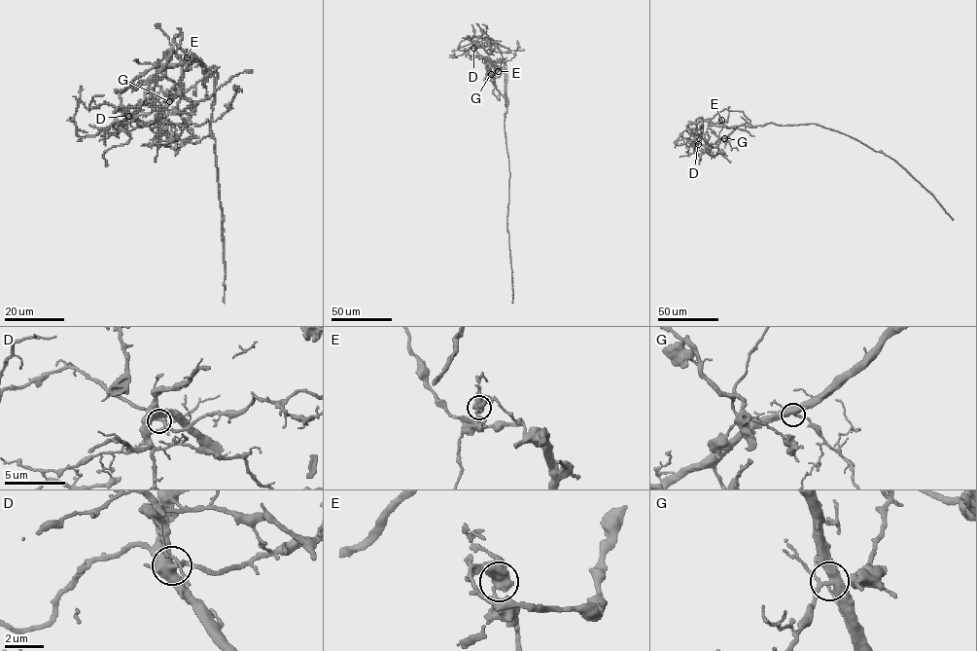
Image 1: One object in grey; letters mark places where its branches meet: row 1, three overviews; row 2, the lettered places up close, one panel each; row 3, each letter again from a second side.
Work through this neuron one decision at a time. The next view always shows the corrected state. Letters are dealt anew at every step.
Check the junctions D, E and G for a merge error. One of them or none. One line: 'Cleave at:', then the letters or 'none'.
Cleave at: E

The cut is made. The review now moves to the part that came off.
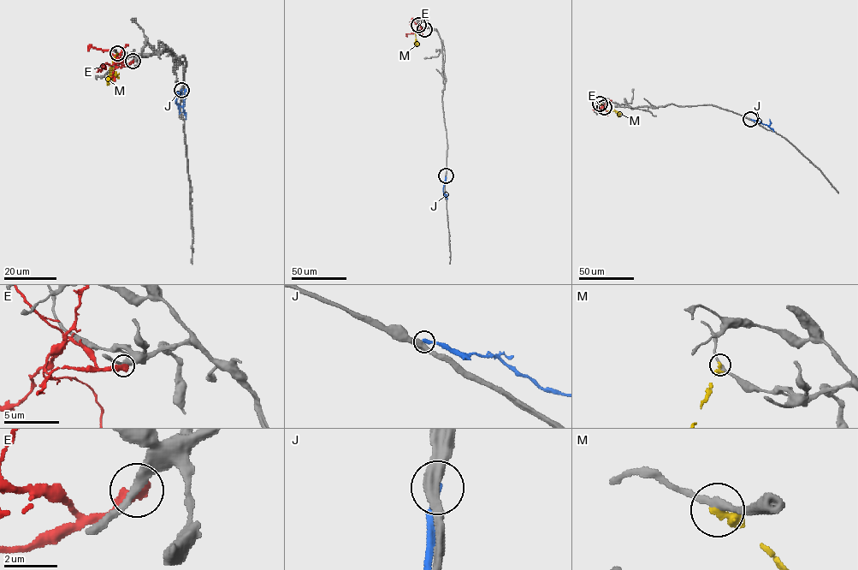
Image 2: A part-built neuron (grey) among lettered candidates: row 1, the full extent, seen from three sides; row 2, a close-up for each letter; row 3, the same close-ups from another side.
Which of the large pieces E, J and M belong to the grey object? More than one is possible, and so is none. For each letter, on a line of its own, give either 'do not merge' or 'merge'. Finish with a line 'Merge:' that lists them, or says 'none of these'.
E: do not merge
J: do not merge
M: do not merge
Merge: none of these

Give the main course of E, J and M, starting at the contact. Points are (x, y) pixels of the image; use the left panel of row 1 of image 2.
E: (133, 61), (127, 63), (120, 61), (110, 50), (97, 49), (91, 45)
J: (182, 90), (175, 101), (180, 106), (183, 104), (185, 89)
M: (117, 53), (109, 69), (113, 74), (107, 85)

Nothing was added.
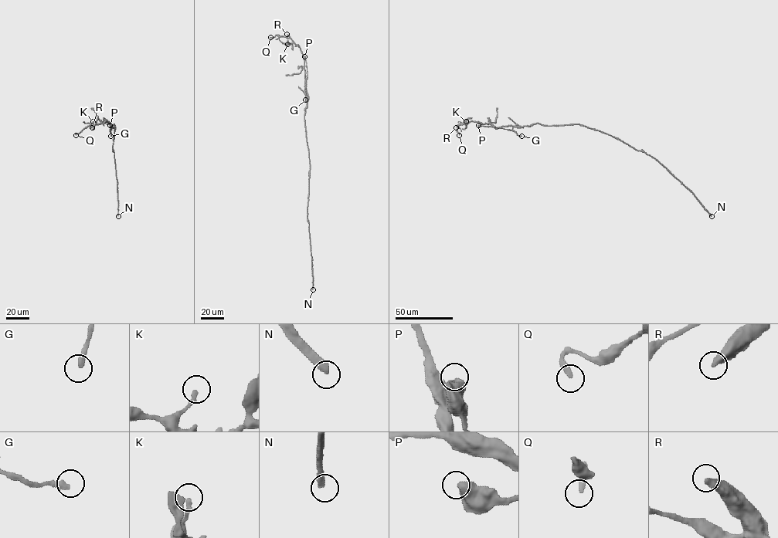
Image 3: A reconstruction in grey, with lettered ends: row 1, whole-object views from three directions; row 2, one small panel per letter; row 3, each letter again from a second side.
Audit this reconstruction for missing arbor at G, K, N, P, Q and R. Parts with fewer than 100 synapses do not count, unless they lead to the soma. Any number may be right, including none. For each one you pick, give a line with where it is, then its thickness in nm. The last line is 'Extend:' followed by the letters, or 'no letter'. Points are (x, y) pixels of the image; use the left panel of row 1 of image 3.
N: Place: (118, 216). Thickness 400 nm
Extend: N

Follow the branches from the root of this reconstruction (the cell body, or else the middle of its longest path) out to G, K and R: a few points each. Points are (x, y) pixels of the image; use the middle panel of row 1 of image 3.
G: (310, 162), (304, 120), (307, 93), (304, 90), (305, 99)
K: (310, 162), (304, 120), (307, 93), (304, 59), (297, 45), (287, 44)
R: (310, 162), (304, 120), (307, 93), (304, 59), (300, 49), (287, 34)

